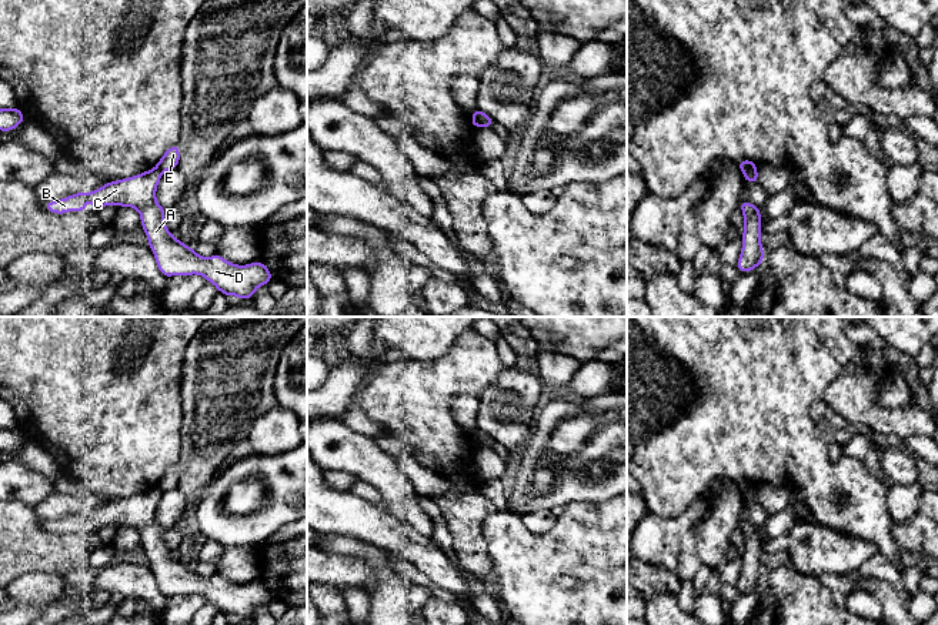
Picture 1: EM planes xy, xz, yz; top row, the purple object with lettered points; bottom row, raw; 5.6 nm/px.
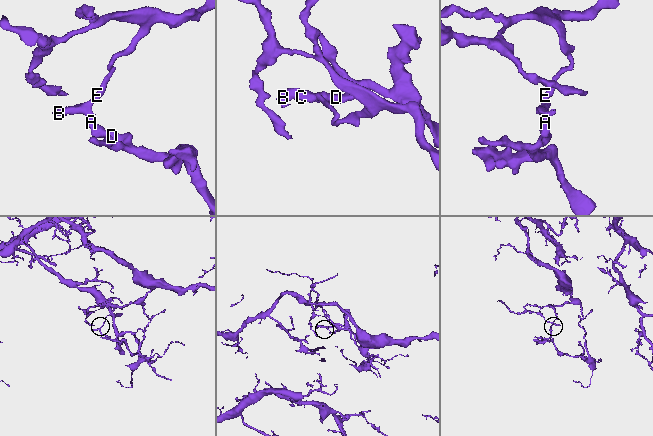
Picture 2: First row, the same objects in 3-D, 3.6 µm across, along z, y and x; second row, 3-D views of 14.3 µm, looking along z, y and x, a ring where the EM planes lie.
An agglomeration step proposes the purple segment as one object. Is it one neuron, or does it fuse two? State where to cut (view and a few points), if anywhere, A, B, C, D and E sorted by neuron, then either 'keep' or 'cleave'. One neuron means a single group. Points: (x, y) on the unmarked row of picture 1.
cut yz (755, 487), (744, 493); groups A B C D / E; cleave

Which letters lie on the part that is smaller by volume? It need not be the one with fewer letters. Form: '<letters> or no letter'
A, B, C, D

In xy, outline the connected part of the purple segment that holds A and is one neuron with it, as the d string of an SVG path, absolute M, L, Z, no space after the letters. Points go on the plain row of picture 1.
M154 487L128 498L110 501L91 512L81 511L46 522L44 528L56 534L64 534L70 529L84 532L87 519L96 529L113 524L133 527L140 532L141 548L164 596L198 594L214 604L224 615L236 615L241 619L253 618L258 606L271 601L270 589L261 581L237 585L218 574L200 576L193 566L173 557L164 542L166 528L156 519L161 494Z

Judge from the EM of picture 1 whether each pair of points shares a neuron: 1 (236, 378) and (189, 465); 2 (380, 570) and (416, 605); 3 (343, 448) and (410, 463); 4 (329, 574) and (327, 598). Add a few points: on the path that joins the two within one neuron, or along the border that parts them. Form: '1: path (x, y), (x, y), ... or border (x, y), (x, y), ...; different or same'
1: path (222, 400), (209, 444); same
2: border (413, 582), (409, 587); different
3: border (393, 458), (414, 488); different
4: border (321, 582), (333, 587); different

